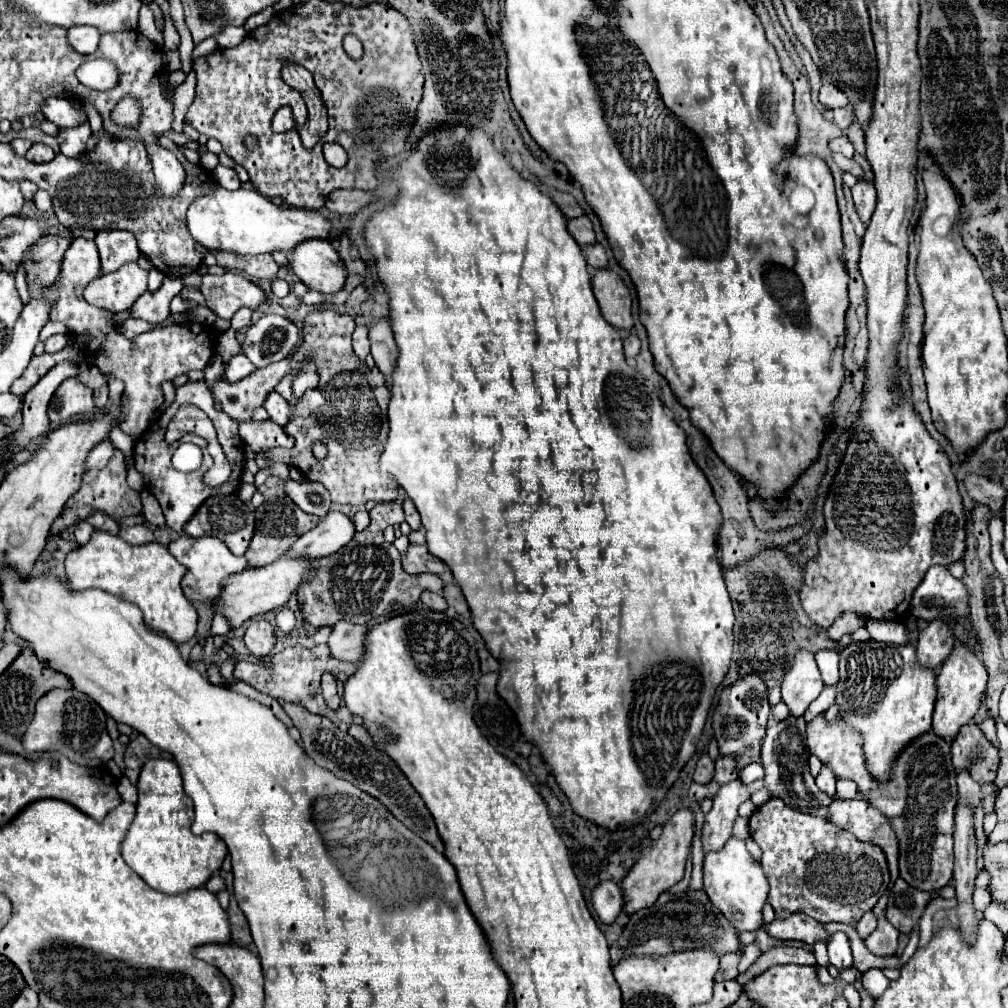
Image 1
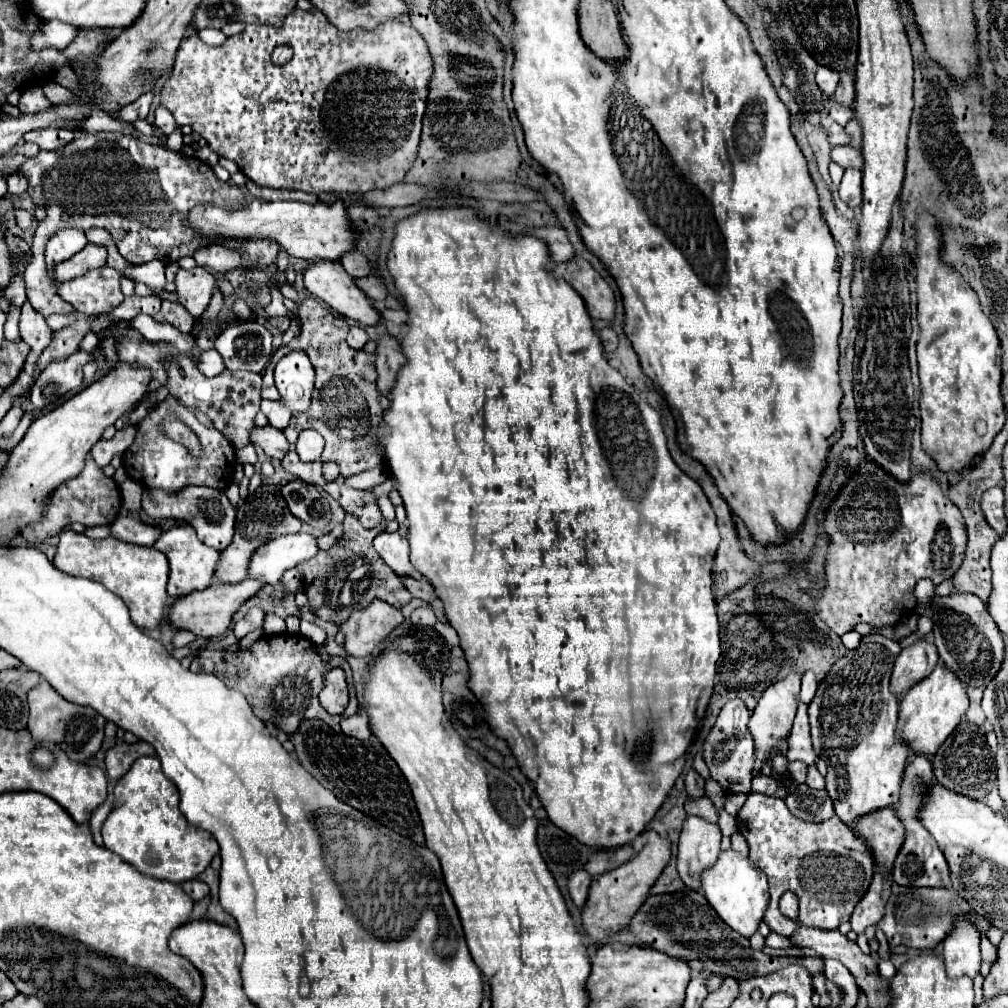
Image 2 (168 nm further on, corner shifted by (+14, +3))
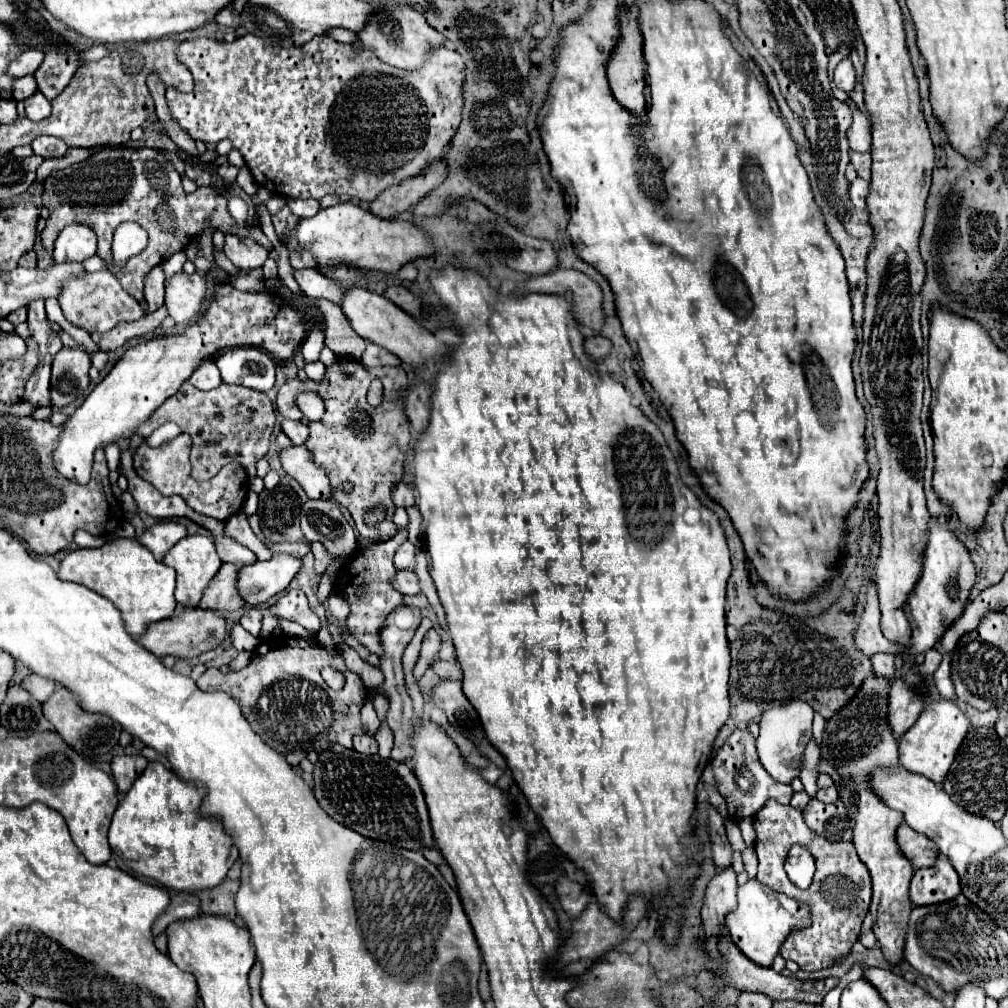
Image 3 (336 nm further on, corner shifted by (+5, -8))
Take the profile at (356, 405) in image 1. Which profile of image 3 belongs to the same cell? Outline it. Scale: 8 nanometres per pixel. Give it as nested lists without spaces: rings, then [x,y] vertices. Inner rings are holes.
[[[337,356],[335,362],[325,370],[323,380],[315,382],[307,378],[305,382],[299,378],[287,380],[279,392],[299,392],[299,390],[315,390],[325,400],[325,416],[319,422],[309,424],[309,438],[305,440],[307,450],[313,456],[313,462],[327,470],[333,496],[341,506],[345,506],[363,538],[383,538],[389,540],[397,526],[393,522],[395,504],[391,500],[393,486],[403,478],[403,464],[405,454],[409,450],[411,432],[409,432],[409,420],[405,418],[403,404],[399,400],[395,402],[395,390],[403,390],[407,384],[407,374],[401,366],[385,366],[377,370],[365,370],[359,360],[349,360],[343,356]],[[379,378],[383,382],[385,400],[379,406],[369,406],[365,400],[367,388],[371,380]],[[341,482],[353,482],[353,492],[345,494],[341,492]],[[375,504],[383,504],[387,510],[387,520],[379,524],[379,528],[371,530],[363,524],[363,510]]]

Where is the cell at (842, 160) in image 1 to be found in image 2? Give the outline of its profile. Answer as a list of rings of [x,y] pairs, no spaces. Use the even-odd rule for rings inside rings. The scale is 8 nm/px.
[[[836,147],[834,151],[832,151],[832,161],[836,161],[838,165],[842,165],[842,167],[852,167],[852,165],[856,165],[856,157],[854,157],[854,149],[852,147]]]

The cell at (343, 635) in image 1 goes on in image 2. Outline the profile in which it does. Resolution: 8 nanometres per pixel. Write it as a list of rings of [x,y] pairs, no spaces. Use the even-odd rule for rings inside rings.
[[[372,601],[366,609],[354,611],[340,627],[346,635],[344,647],[354,657],[368,657],[404,621],[402,611],[386,601]]]

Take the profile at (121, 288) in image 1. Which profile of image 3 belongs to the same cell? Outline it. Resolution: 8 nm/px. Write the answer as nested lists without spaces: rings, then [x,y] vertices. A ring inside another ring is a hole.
[[[87,272],[81,278],[69,278],[63,284],[63,290],[59,294],[59,304],[65,314],[65,318],[87,332],[107,332],[115,324],[123,320],[139,320],[145,312],[141,310],[139,302],[131,298],[119,284],[119,280],[111,272]]]

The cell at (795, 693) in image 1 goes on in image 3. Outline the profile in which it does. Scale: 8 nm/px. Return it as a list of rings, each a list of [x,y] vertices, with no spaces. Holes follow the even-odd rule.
[[[793,700],[789,704],[763,712],[759,722],[761,730],[757,736],[757,752],[763,768],[769,772],[773,780],[789,784],[793,778],[797,778],[803,750],[811,736],[811,722],[813,722],[813,708],[805,700]]]

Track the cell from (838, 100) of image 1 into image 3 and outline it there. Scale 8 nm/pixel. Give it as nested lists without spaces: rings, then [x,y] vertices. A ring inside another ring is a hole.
[[[849,58],[841,60],[835,68],[835,76],[833,76],[833,82],[837,88],[845,90],[845,92],[851,92],[853,86],[855,86],[855,70],[853,70],[853,64]]]

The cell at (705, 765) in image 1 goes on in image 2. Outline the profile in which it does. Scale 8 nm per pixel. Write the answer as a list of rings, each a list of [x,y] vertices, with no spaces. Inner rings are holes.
[[[694,769],[688,771],[684,783],[686,783],[688,797],[692,797],[692,799],[700,799],[700,797],[704,797],[704,779],[702,779]]]

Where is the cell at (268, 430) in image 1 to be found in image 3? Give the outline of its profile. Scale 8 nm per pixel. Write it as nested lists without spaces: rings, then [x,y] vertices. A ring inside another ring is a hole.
[[[303,444],[283,448],[279,452],[279,460],[283,470],[303,486],[309,498],[325,500],[331,496],[331,484],[329,484],[327,472],[323,468],[315,468],[309,450]]]

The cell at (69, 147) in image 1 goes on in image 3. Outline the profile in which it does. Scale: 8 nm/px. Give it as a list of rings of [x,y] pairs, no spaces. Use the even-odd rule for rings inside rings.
[[[39,136],[33,144],[31,144],[33,152],[43,156],[43,158],[61,158],[67,152],[67,144],[59,138],[51,138],[51,136]]]

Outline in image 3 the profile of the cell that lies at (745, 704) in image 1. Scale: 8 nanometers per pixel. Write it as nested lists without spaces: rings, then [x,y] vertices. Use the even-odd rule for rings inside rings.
[[[737,728],[733,734],[727,738],[727,746],[723,746],[717,756],[711,762],[713,772],[715,772],[715,782],[717,790],[727,802],[731,818],[745,818],[745,816],[755,816],[759,808],[769,800],[779,800],[781,804],[789,804],[791,800],[791,786],[789,784],[779,784],[767,776],[765,768],[759,764],[757,752],[755,752],[755,738],[747,728]]]

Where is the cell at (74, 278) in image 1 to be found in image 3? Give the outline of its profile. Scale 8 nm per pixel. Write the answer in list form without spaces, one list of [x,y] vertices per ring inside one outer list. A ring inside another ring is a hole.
[[[81,224],[67,226],[55,240],[53,260],[59,262],[83,262],[97,252],[97,238],[91,228]]]

